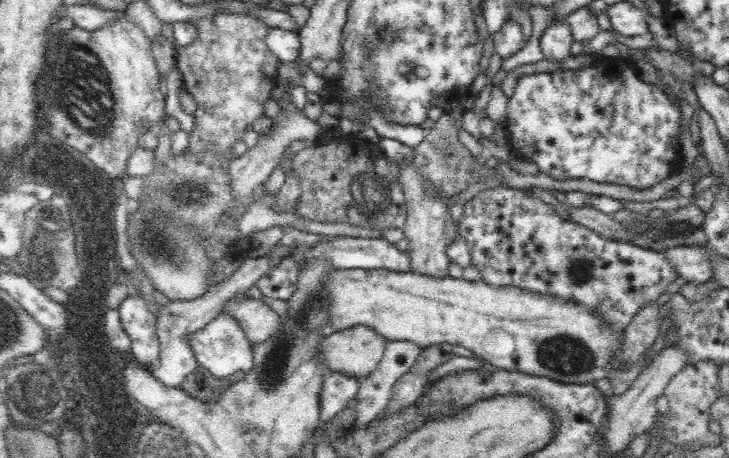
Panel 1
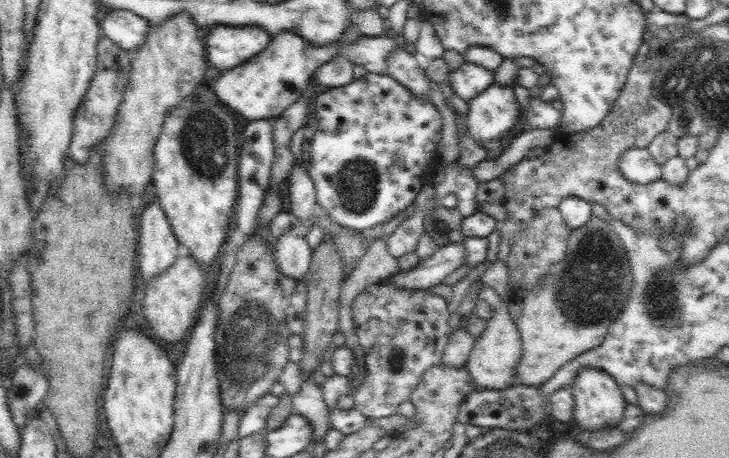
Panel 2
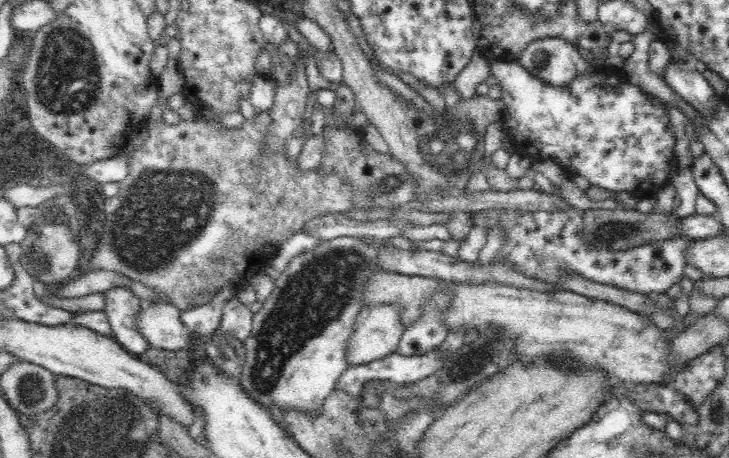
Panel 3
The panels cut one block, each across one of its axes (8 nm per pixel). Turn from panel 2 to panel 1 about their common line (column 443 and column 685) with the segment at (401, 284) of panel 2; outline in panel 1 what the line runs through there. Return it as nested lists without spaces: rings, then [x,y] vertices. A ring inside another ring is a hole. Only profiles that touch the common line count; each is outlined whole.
[[[690,246],[686,248],[674,247],[664,251],[670,267],[678,272],[687,282],[706,282],[711,280],[712,260],[710,252],[705,250],[706,246]]]

